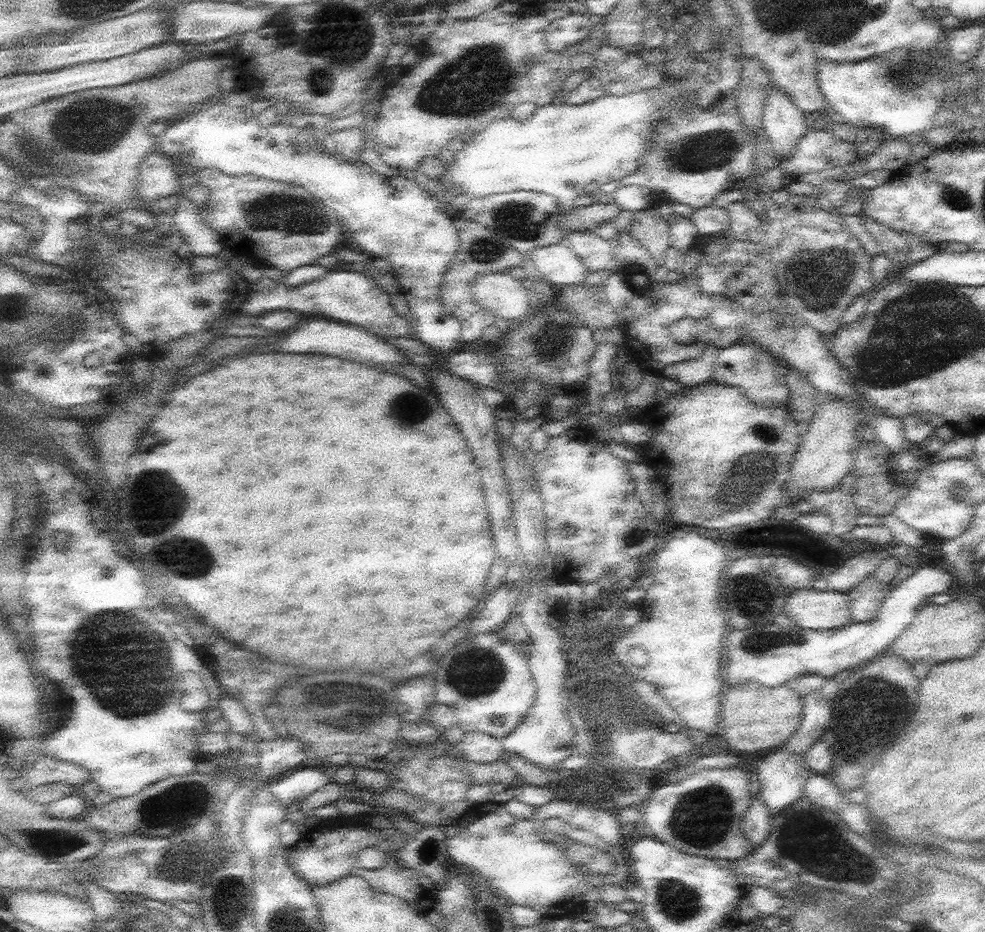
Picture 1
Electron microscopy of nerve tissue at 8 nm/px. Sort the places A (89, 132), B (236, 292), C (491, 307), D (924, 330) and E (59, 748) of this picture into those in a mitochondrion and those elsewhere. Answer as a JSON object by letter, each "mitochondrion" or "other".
{"A":"mitochondrion","B":"other","C":"other","D":"mitochondrion","E":"other"}

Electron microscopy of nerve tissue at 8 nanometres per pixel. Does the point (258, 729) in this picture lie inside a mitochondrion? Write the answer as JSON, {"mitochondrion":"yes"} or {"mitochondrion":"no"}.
{"mitochondrion":"no"}

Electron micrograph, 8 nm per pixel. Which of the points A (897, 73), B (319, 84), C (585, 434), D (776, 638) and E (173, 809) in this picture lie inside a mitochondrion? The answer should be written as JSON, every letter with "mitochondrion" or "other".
{"A":"mitochondrion","B":"mitochondrion","C":"other","D":"mitochondrion","E":"mitochondrion"}

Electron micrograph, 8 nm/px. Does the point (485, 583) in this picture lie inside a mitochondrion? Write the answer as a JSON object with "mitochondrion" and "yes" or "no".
{"mitochondrion":"no"}

